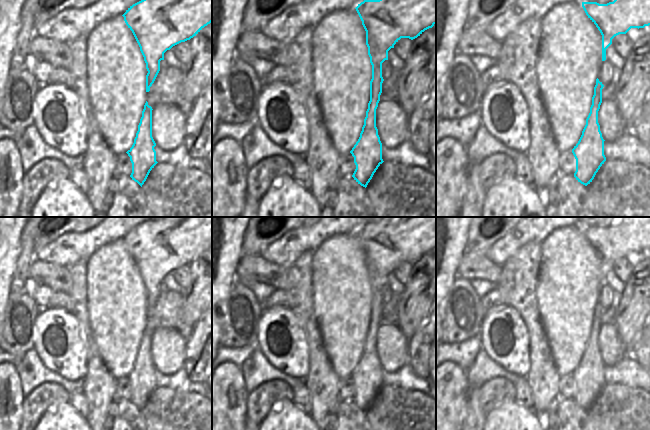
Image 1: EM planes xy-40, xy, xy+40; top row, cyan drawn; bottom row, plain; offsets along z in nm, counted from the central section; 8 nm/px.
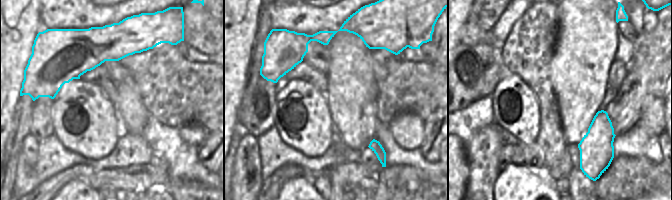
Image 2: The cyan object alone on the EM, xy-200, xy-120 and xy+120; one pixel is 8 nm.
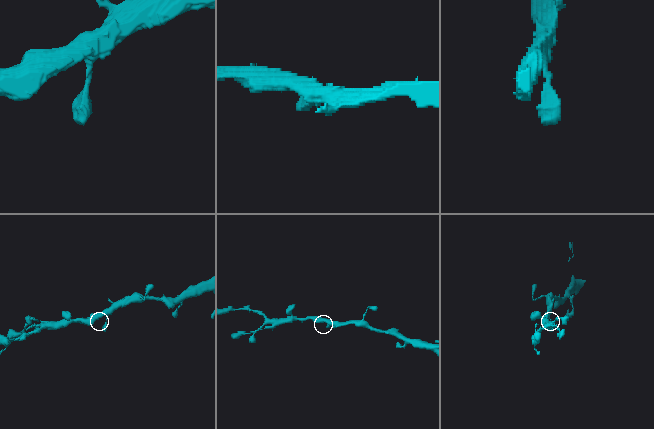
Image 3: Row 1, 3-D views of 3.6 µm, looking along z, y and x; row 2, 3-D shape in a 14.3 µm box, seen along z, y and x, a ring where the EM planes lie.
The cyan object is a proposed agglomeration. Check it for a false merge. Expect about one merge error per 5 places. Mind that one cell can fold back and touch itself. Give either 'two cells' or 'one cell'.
one cell

